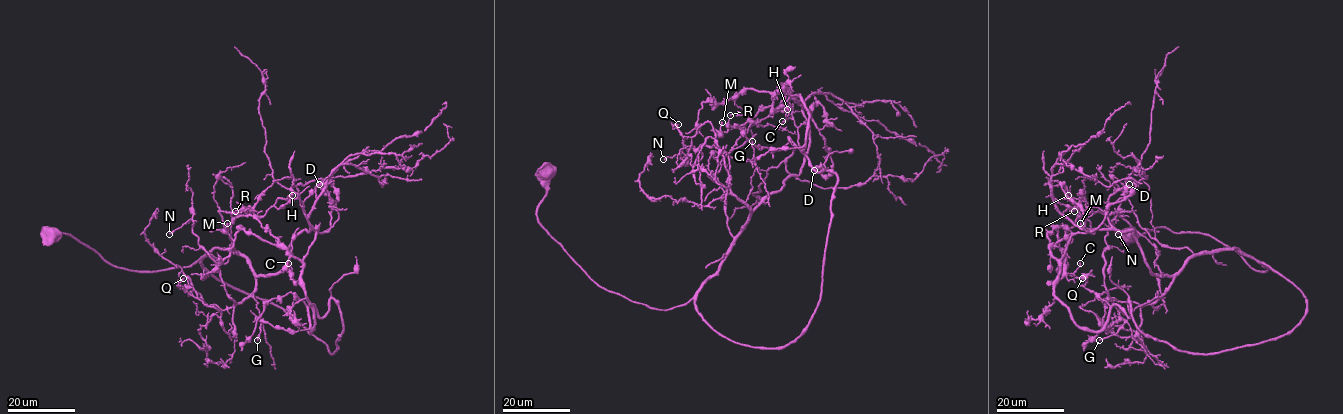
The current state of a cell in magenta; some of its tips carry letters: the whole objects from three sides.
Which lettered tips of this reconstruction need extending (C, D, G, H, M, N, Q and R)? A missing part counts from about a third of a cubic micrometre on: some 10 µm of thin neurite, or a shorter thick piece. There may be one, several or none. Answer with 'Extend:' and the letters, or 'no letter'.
Extend: no letter

